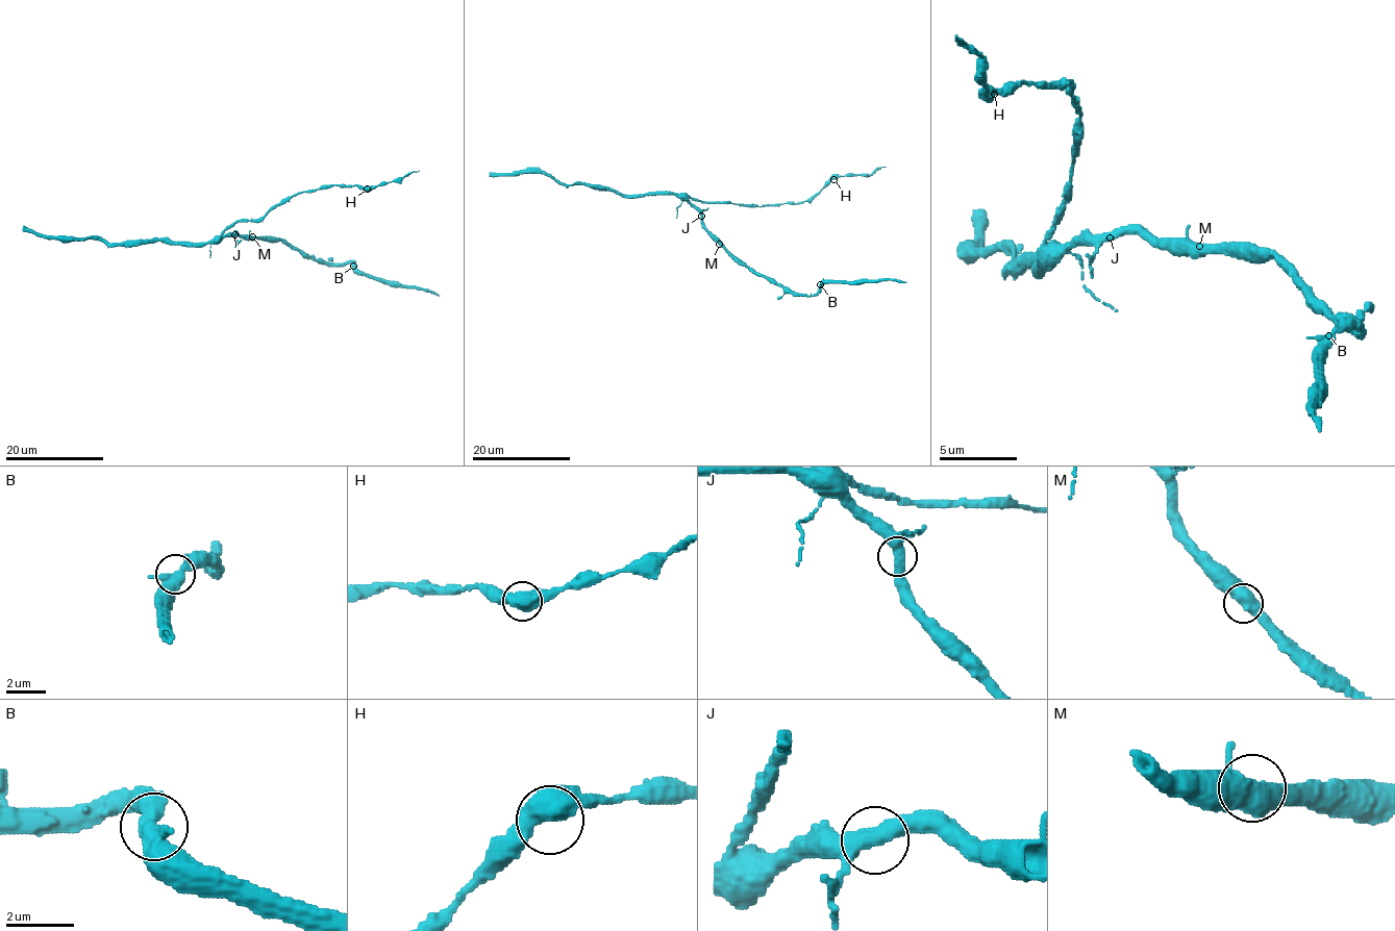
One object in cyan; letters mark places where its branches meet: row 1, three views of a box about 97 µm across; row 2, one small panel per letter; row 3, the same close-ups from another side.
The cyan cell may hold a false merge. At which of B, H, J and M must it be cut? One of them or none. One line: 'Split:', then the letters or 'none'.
Split: none

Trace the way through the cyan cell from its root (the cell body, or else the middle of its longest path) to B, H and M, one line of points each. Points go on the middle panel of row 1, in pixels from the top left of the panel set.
B: (702, 216), (704, 228), (756, 272), (802, 296), (814, 296), (820, 284)
H: (702, 216), (687, 196), (703, 202), (757, 206), (799, 203), (811, 201), (833, 179)
M: (702, 216), (702, 224), (719, 244)

